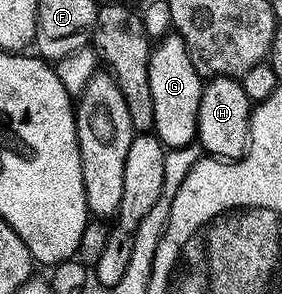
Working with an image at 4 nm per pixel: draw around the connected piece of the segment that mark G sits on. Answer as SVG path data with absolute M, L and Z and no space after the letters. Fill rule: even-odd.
M177 34L169 35L151 47L148 86L152 86L153 135L167 149L172 149L195 143L204 78L196 70L196 66L192 66L192 58L188 54L188 46L184 46L184 38Z

